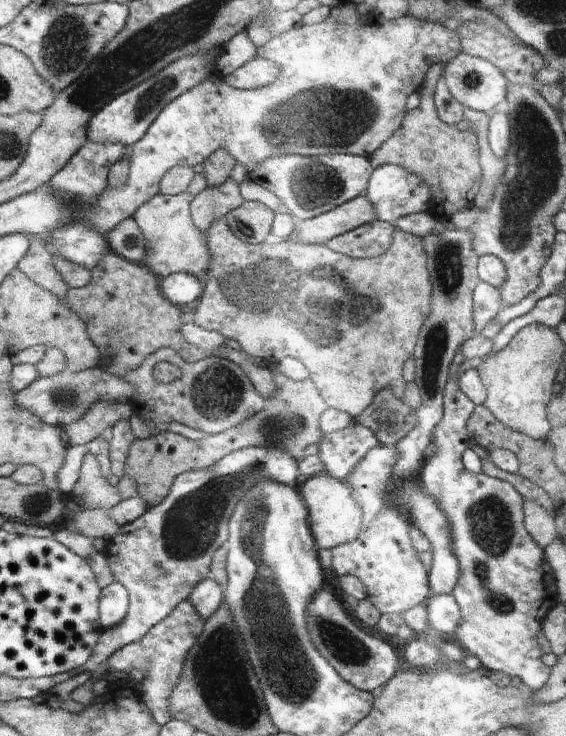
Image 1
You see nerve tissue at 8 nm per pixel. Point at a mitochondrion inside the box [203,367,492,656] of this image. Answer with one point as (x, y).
(287, 425)

